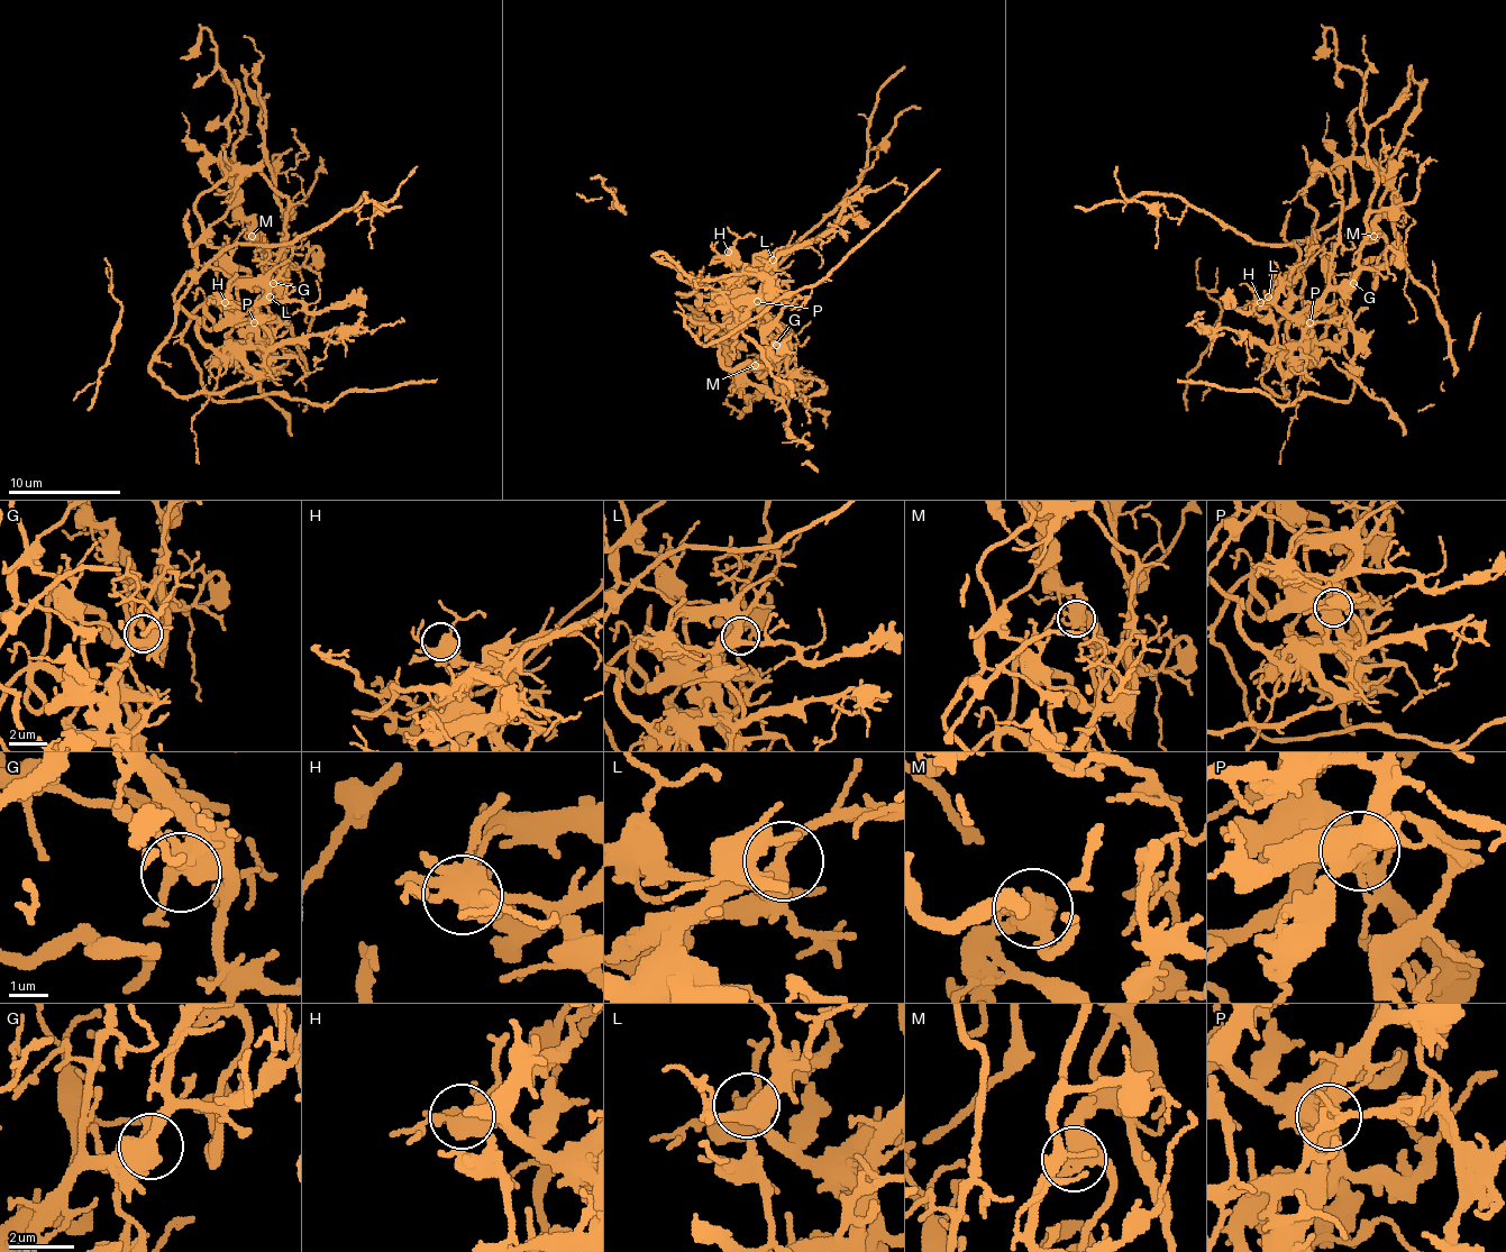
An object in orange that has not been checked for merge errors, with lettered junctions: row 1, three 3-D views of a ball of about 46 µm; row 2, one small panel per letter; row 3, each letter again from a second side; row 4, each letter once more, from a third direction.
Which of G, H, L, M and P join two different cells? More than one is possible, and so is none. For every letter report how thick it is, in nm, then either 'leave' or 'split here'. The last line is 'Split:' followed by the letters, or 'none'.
G: 420 nm thick; leave
H: 480 nm thick; leave
L: 380 nm thick; leave
M: 420 nm thick; split here
P: 500 nm thick; split here
Split: M, P

